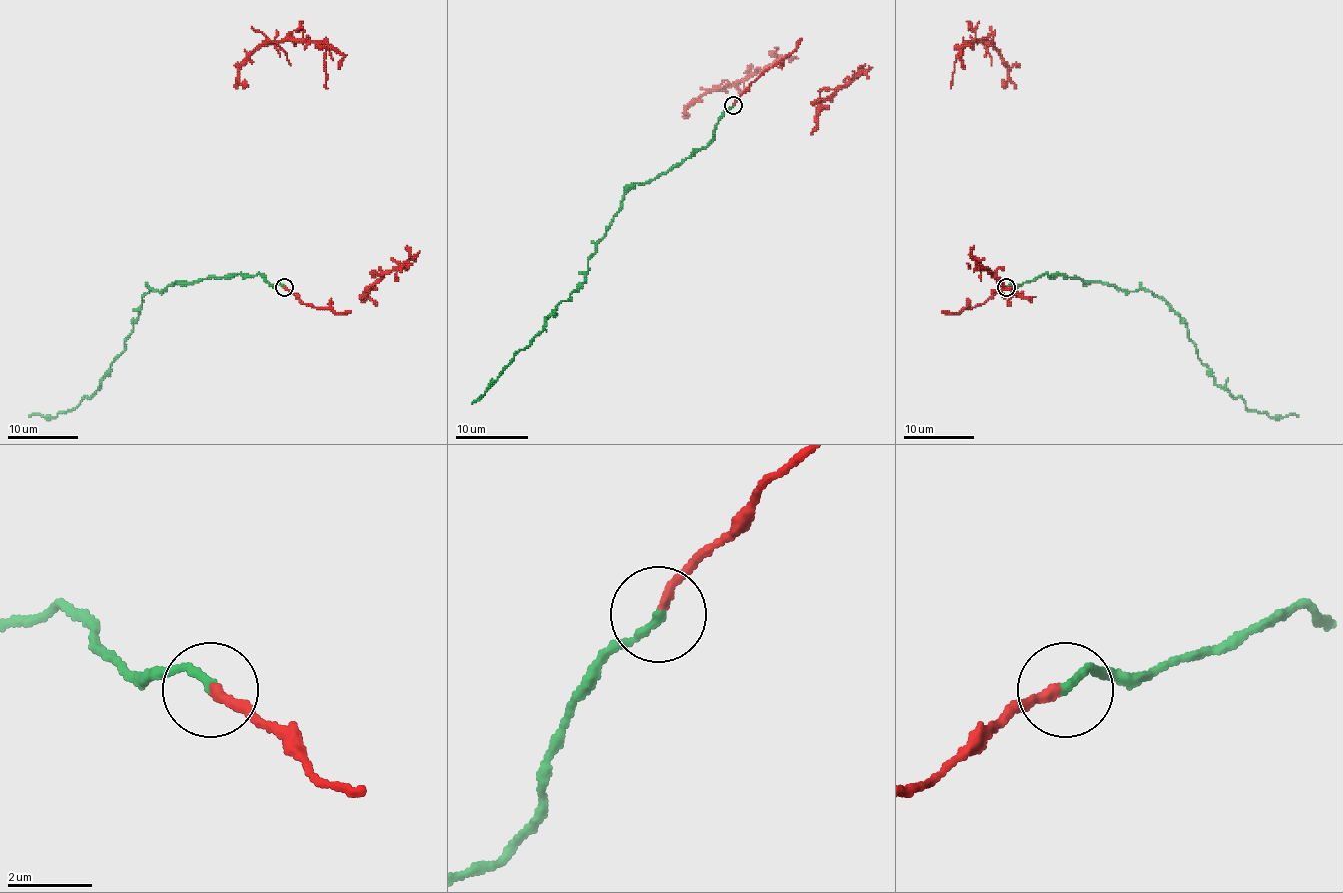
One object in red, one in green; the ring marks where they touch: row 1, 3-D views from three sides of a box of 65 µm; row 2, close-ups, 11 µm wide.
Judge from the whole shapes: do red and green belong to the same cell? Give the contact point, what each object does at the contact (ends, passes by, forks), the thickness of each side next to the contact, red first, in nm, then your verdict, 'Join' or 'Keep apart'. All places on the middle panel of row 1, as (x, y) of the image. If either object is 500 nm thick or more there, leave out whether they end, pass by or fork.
Place: (733, 105). At the ring red ends. At the ring green ends. Thickness 200 nm (red) against 200 nm. Join

